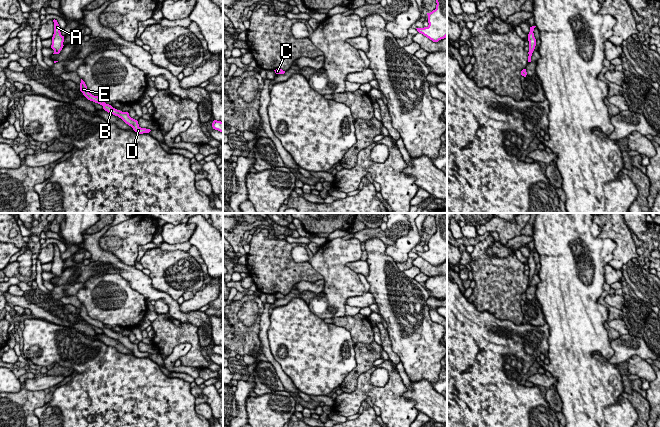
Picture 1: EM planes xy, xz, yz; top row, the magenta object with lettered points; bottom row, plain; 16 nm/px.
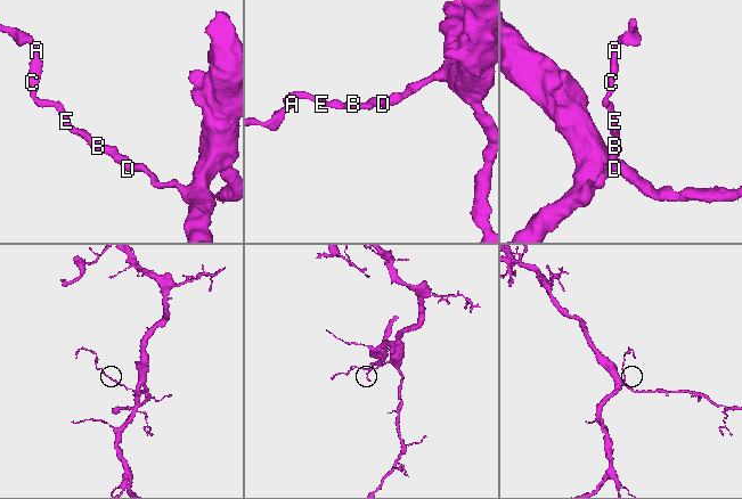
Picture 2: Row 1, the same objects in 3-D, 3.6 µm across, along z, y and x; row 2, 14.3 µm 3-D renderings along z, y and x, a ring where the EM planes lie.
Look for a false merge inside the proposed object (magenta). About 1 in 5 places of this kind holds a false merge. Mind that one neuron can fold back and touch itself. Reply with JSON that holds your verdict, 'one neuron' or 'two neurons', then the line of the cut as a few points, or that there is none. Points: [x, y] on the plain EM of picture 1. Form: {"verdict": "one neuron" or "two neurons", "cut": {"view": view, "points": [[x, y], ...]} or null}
{"verdict": "one neuron", "cut": null}

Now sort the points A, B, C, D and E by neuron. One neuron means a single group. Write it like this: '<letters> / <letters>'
A B C D E

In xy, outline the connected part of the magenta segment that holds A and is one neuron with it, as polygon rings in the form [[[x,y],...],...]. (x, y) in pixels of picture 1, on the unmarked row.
[[[54,243],[53,246],[54,246],[54,258],[52,261],[51,272],[54,274],[53,278],[59,278],[64,270],[63,269],[64,260],[61,259],[61,256],[60,256],[61,253],[57,244]]]

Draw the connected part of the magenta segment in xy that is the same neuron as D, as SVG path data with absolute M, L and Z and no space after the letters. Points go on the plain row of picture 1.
M81 303L81 307L80 307L80 315L83 317L83 319L88 324L102 329L103 333L105 335L107 335L108 337L113 338L113 339L118 340L119 342L121 342L126 348L131 350L136 357L143 358L143 357L149 357L151 355L150 353L141 352L139 350L139 348L138 348L138 345L133 343L133 342L131 342L129 340L128 336L122 336L120 334L117 334L117 333L113 332L111 329L106 328L104 326L105 324L103 324L101 321L92 319L88 315L87 310L86 310L85 306L82 303Z

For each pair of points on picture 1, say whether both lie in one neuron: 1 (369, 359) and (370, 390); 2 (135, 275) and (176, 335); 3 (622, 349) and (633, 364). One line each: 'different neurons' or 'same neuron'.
1: different neurons
2: different neurons
3: different neurons

